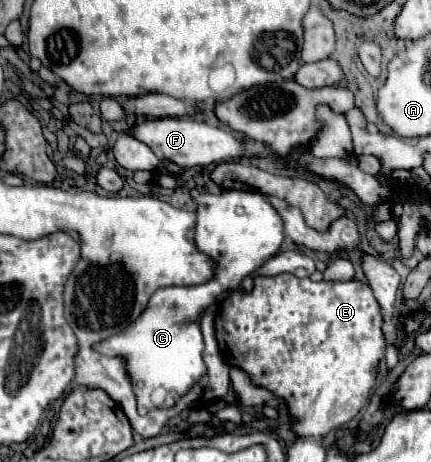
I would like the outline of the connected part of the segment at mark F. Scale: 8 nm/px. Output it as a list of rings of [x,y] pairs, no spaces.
[[[162,117],[162,119],[142,119],[136,125],[132,125],[130,135],[134,139],[140,139],[144,145],[152,147],[154,155],[162,161],[172,161],[180,165],[182,169],[196,167],[196,165],[210,165],[210,163],[222,163],[226,159],[236,159],[242,155],[266,155],[270,157],[270,149],[264,143],[244,139],[238,141],[230,131],[212,127],[208,123],[190,121],[186,117]]]

